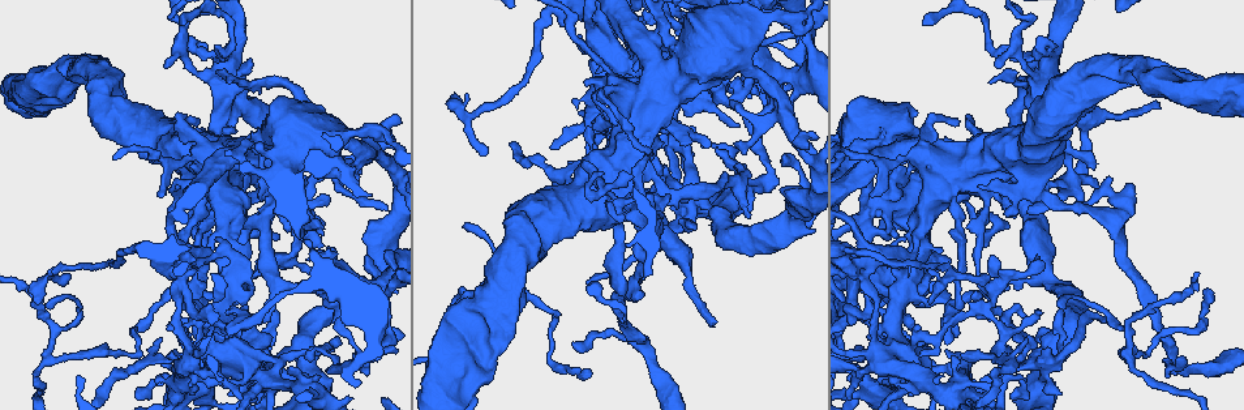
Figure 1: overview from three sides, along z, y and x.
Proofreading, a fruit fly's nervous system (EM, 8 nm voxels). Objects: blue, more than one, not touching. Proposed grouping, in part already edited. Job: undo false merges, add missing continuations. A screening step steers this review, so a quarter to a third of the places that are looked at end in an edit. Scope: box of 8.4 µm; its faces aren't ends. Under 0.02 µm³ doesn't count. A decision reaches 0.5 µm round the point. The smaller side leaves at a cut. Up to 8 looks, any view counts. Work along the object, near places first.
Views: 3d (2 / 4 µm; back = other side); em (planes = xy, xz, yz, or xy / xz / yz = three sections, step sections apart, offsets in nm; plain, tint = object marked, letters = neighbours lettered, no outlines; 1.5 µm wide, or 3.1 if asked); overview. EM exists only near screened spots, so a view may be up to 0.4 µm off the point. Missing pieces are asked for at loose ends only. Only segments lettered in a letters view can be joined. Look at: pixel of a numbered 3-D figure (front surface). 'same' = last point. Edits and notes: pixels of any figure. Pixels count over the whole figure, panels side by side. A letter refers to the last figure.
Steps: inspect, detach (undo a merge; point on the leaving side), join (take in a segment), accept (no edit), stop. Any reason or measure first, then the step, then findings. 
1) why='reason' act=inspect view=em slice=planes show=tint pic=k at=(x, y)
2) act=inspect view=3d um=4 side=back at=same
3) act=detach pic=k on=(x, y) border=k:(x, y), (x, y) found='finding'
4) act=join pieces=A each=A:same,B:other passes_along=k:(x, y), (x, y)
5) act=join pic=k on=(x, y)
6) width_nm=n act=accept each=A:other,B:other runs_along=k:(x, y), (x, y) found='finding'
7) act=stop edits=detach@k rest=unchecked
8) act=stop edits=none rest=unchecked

why='tapers out' act=inspect view=em slice=yz step=4 show=letters pic=1 at=(465, 228)

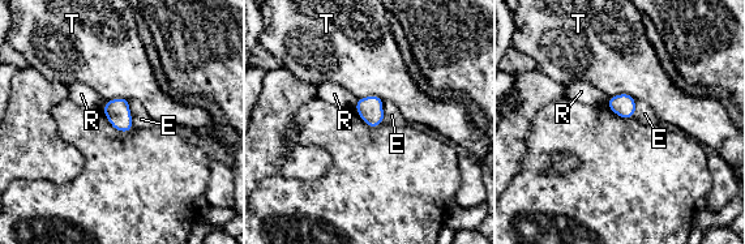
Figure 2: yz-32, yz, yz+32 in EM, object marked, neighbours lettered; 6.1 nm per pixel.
longest_contact=T:170nm act=accept each=E:other,R:other,T:other found='no lettered segment goes on from it'

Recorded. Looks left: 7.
why='calibre changes' act=inspect view=em slice=planes show=tint pic=1 at=(868, 259)

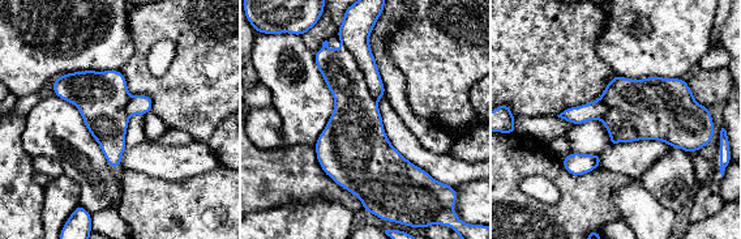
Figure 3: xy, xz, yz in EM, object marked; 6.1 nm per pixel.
why='see the neighbours' act=inspect view=em slice=planes show=letters at=same

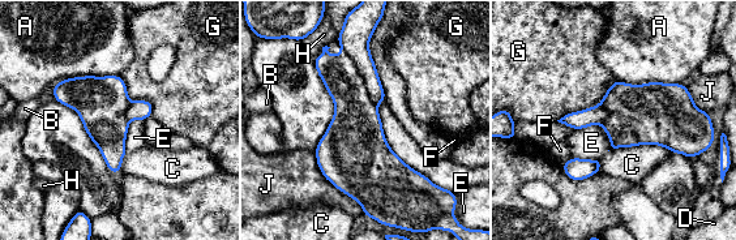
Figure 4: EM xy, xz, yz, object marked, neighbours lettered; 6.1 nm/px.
act=accept each=A:other,B:other,C:other,D:other,E:other,F:other,G:other,H:other,J:other border=4:(576, 128), (600, 125), (610, 149) found='all the same neuron'

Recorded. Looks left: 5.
why='an open end' act=inspect view=3d um=2 side=back pic=1 at=(1207, 288)

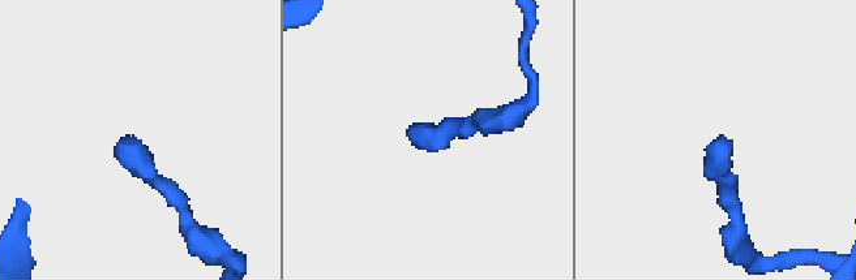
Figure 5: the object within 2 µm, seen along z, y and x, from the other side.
why='need the tissue' act=inspect view=em slice=planes show=tint pic=5 at=(414, 137)

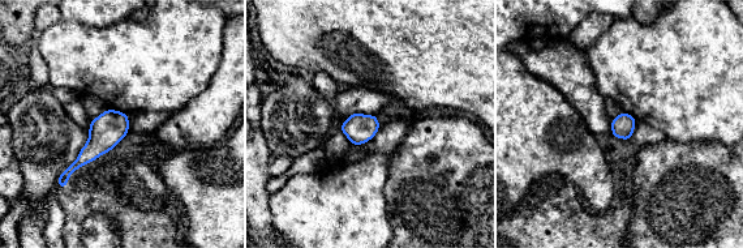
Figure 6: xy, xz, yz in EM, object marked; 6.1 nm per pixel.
why='what lies round it' act=inspect view=em slice=planes show=letters at=same

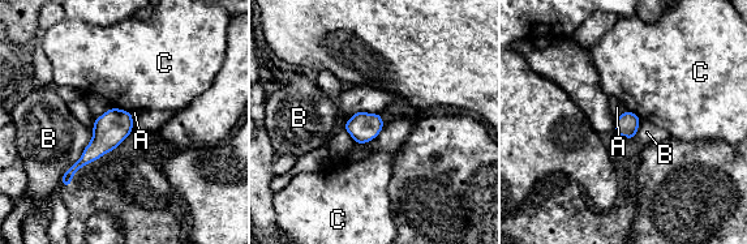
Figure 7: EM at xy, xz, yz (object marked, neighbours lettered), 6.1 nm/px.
longest_contact=B:400nm act=accept each=A:other,B:other,C:other found='no lettered segment goes on from it'

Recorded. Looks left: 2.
act=stop edits=none rest=unchecked

